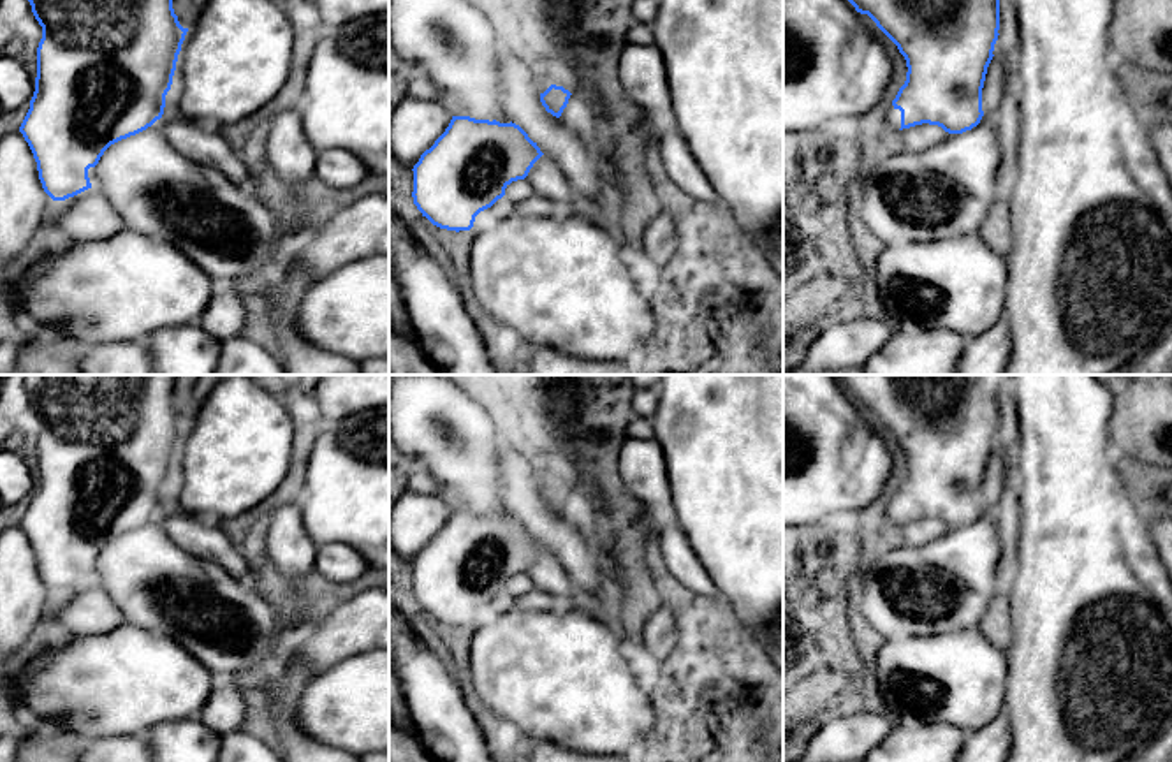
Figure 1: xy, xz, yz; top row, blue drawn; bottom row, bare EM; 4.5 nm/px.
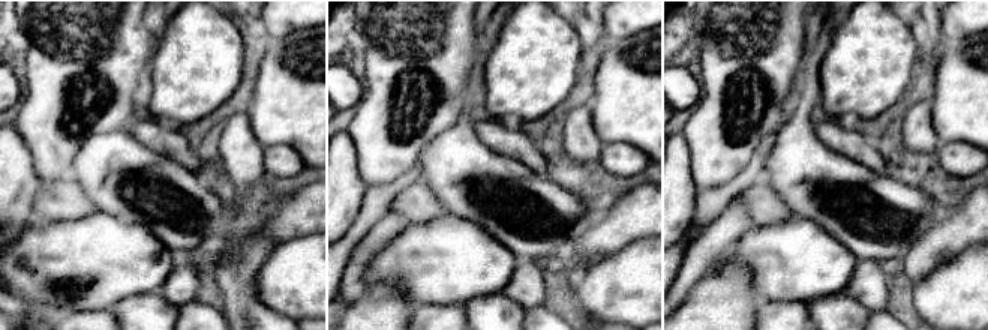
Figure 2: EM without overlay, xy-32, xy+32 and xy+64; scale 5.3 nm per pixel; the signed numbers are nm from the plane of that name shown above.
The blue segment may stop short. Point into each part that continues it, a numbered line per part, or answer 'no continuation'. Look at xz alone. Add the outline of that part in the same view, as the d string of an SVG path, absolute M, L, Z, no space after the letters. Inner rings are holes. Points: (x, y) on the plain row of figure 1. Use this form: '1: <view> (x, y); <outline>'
1: xz (567, 472); M561 463L560 466L554 466L554 479L563 480L572 487L577 482L577 468L570 463Z

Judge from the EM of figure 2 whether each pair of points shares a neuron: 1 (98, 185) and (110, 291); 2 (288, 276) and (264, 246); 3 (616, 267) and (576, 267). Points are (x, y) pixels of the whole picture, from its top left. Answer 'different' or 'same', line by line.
1: different
2: different
3: different

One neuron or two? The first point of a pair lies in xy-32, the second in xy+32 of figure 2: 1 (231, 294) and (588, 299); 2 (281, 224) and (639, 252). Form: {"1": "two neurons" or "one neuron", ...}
{"1": "two neurons", "2": "two neurons"}

